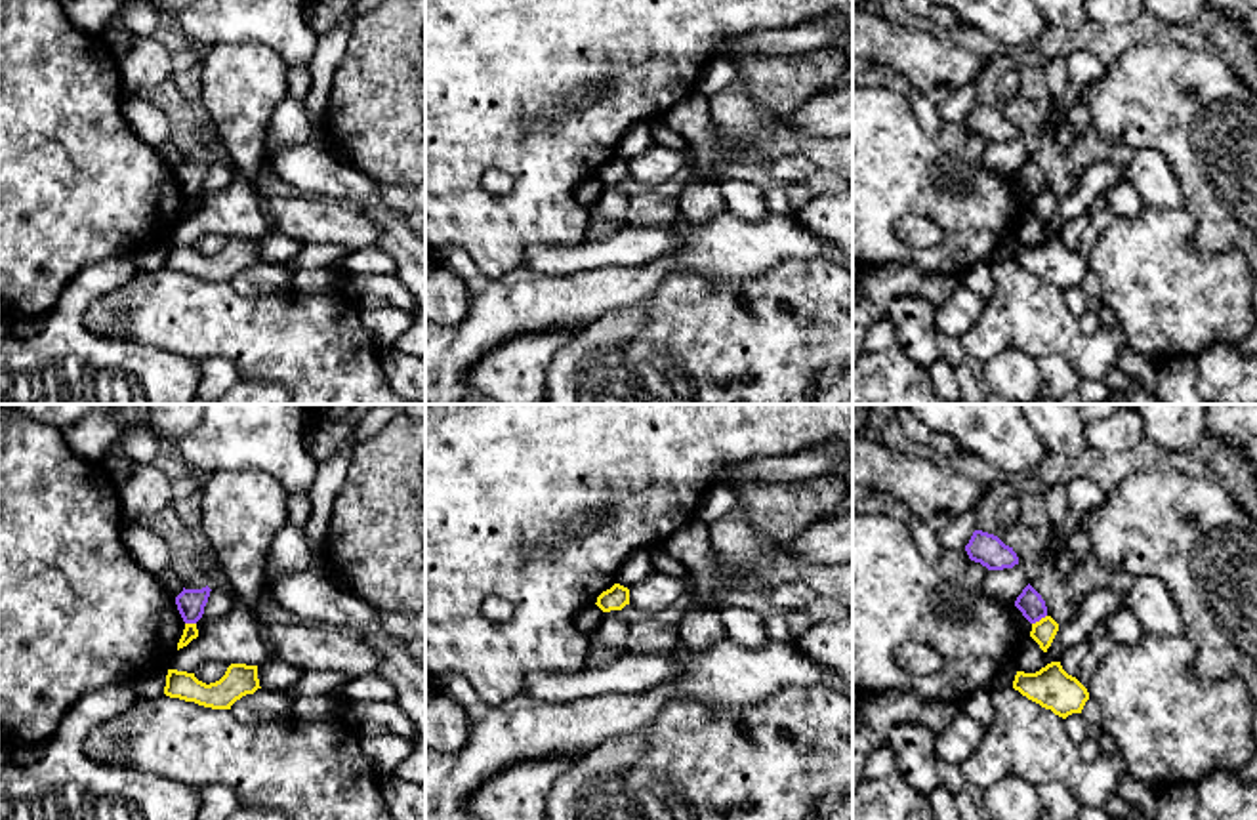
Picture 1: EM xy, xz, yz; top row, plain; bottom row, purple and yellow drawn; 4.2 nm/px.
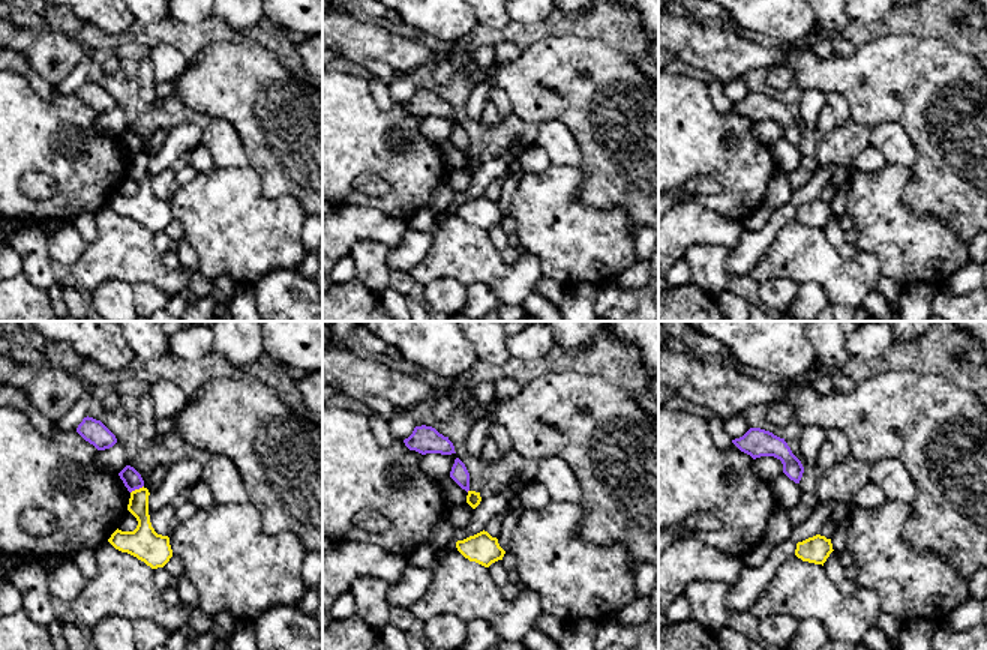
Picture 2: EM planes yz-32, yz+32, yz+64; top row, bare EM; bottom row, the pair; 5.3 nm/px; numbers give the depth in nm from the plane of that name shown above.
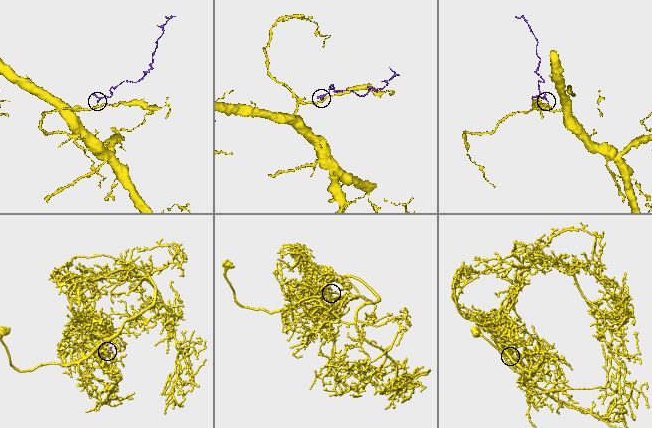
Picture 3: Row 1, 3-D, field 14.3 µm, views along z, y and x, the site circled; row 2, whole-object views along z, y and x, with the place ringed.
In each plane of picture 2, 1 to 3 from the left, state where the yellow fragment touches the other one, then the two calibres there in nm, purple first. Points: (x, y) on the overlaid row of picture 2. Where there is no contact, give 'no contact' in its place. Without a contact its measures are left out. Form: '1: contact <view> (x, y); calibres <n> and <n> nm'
1: contact yz-32 (137, 488); calibres 100 and 110 nm
2: no contact
3: no contact

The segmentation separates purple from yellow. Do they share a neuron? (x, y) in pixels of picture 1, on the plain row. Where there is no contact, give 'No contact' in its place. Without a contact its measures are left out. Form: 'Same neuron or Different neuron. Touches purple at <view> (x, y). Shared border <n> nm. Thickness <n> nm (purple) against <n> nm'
Different neuron. Touches purple at yz (1038, 193). Shared border 80 nm. Thickness 110 nm (purple) against 100 nm

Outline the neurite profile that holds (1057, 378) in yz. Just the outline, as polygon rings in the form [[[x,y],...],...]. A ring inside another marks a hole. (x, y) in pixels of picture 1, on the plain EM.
[[[1059,355],[1038,359],[1040,397],[1059,400],[1082,385],[1080,374]]]

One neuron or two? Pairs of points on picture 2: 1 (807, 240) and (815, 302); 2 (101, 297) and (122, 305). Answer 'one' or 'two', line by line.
1: two
2: one

